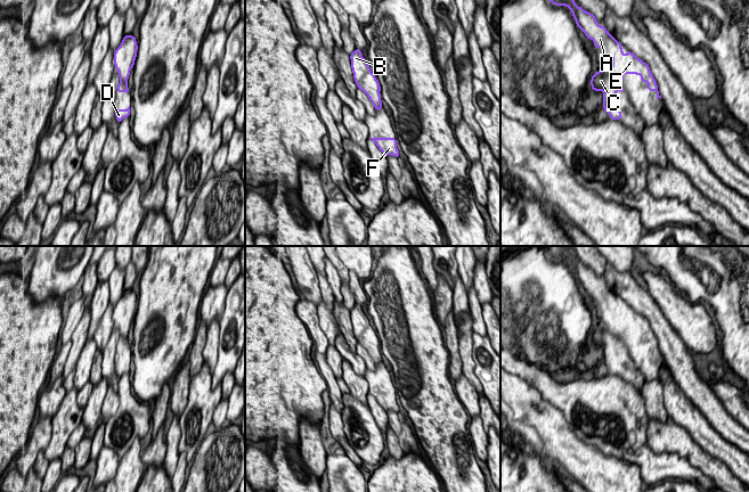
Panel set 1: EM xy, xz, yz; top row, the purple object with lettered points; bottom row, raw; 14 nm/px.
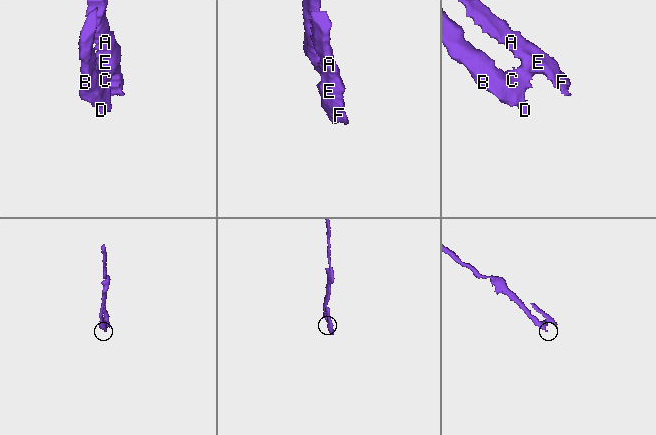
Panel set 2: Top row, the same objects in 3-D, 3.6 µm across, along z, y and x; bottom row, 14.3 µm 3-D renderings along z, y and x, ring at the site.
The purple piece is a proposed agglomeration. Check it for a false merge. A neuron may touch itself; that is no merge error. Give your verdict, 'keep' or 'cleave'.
cleave

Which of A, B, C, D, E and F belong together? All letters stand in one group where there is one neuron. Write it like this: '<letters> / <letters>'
A E F / B C D

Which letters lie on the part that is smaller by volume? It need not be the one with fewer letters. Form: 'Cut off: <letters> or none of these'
Cut off: A, E, F

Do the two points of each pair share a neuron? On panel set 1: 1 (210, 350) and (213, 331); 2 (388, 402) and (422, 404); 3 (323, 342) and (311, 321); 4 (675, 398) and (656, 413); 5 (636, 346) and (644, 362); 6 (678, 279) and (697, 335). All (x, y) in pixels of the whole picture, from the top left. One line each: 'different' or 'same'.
1: same
2: different
3: same
4: different
5: same
6: different

